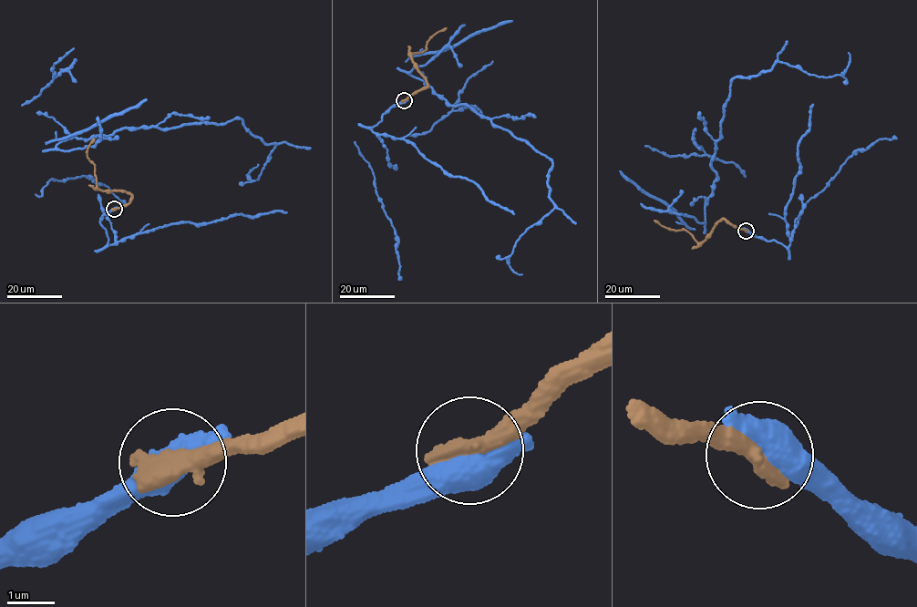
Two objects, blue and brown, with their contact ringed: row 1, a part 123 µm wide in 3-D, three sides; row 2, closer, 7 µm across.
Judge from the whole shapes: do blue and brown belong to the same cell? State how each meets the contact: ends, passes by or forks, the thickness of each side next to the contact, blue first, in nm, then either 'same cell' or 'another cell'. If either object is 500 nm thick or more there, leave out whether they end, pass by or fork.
blue passes by; brown passes by; 480 nm thick on the blue side, 400 nm on the other; same cell

